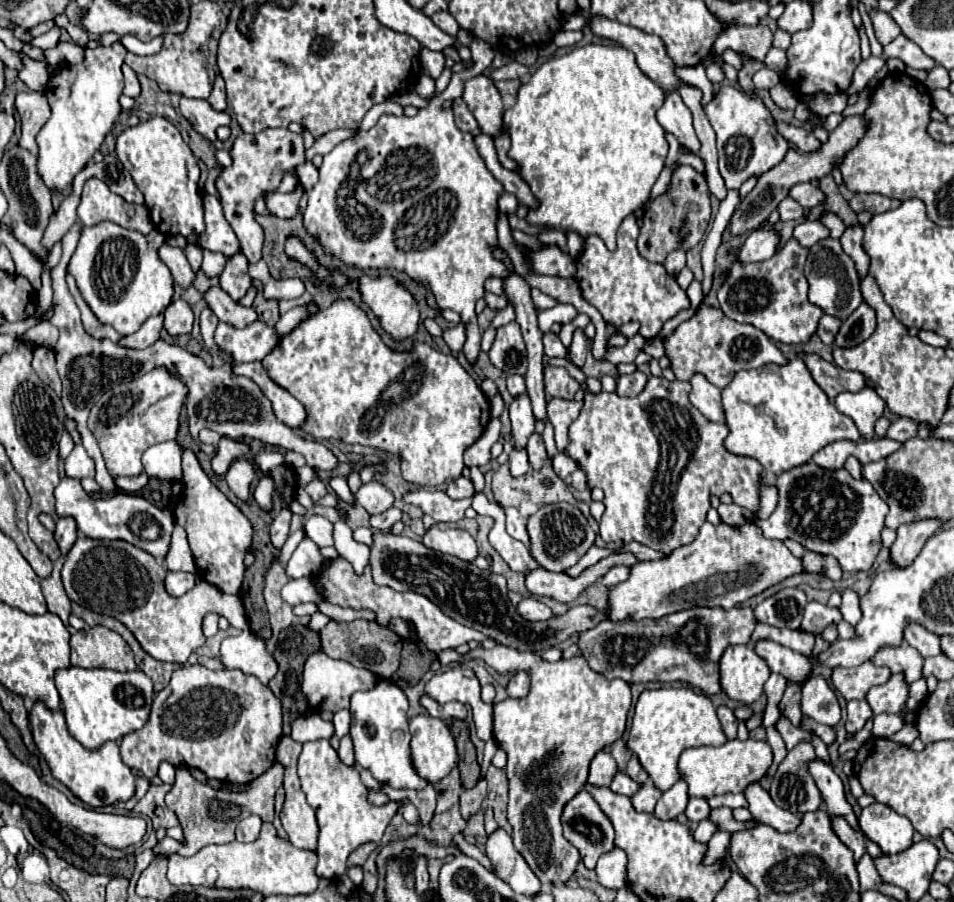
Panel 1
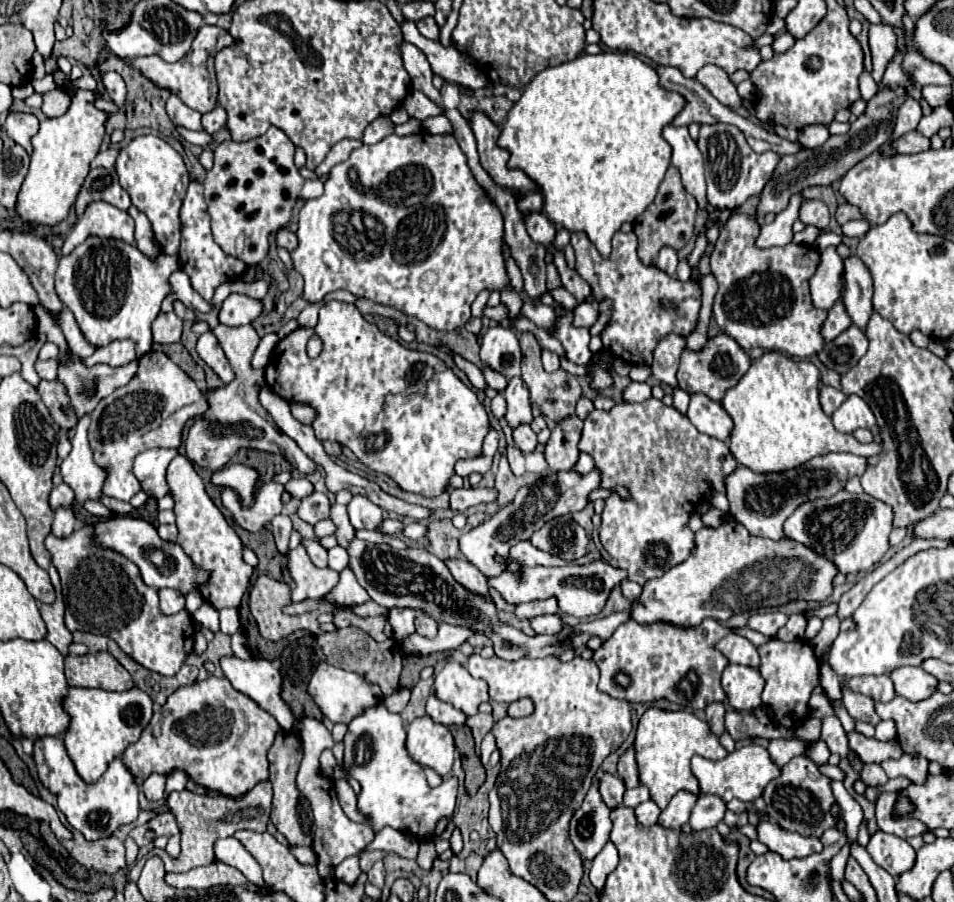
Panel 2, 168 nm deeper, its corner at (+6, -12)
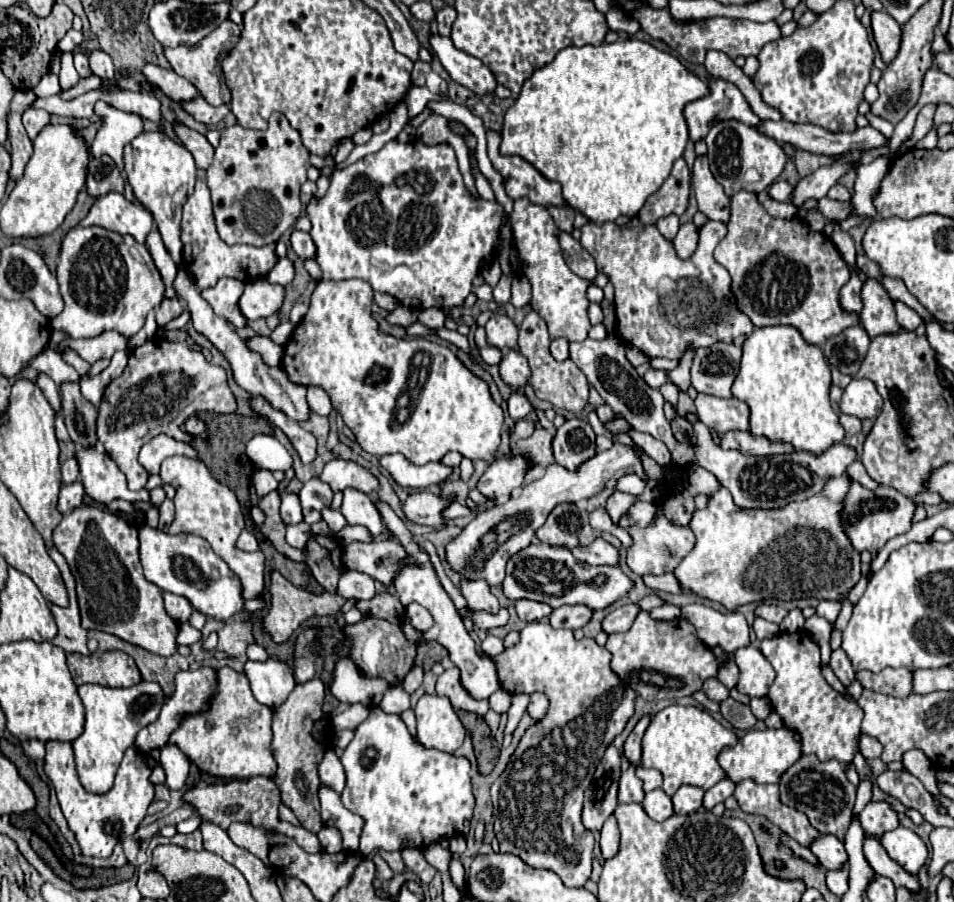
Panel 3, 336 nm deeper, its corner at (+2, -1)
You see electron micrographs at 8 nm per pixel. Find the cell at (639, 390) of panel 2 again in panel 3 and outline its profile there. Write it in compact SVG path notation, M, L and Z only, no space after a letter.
M649 368L647 372L645 372L645 376L643 376L643 380L651 386L651 388L659 388L661 384L665 384L667 382L667 372L663 372L663 370L653 370L653 368Z

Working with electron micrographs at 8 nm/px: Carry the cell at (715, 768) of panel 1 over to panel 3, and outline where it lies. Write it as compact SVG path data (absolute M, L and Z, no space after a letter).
M767 728L767 730L749 730L733 748L719 752L717 760L725 776L739 784L743 780L753 780L755 784L775 784L779 776L801 756L801 744L793 740L787 728Z

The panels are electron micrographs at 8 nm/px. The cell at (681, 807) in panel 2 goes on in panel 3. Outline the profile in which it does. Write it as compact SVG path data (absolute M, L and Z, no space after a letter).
M681 786L675 794L673 794L673 810L675 814L691 814L695 810L701 808L701 800L703 800L705 790L697 788L697 786Z

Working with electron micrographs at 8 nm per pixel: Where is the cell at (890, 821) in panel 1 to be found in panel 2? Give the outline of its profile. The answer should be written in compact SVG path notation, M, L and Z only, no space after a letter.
M883 831L875 833L867 845L867 851L873 861L895 879L915 865L915 849L897 835Z

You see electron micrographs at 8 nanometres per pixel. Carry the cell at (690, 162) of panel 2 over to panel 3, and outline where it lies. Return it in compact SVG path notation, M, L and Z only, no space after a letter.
M697 156L693 164L693 190L699 204L699 212L703 212L709 220L727 222L729 218L729 198L721 190L721 184L713 178L709 170L707 156Z

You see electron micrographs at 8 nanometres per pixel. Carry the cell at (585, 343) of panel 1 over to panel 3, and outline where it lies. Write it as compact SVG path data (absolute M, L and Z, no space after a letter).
M529 198L515 200L513 206L513 236L515 236L515 250L521 258L521 274L525 274L533 286L533 308L541 314L541 318L549 324L551 338L567 338L569 342L581 342L589 334L589 318L587 318L587 286L589 280L577 276L569 270L567 262L563 260L561 246L555 238L557 226L547 210L539 204L533 204Z

